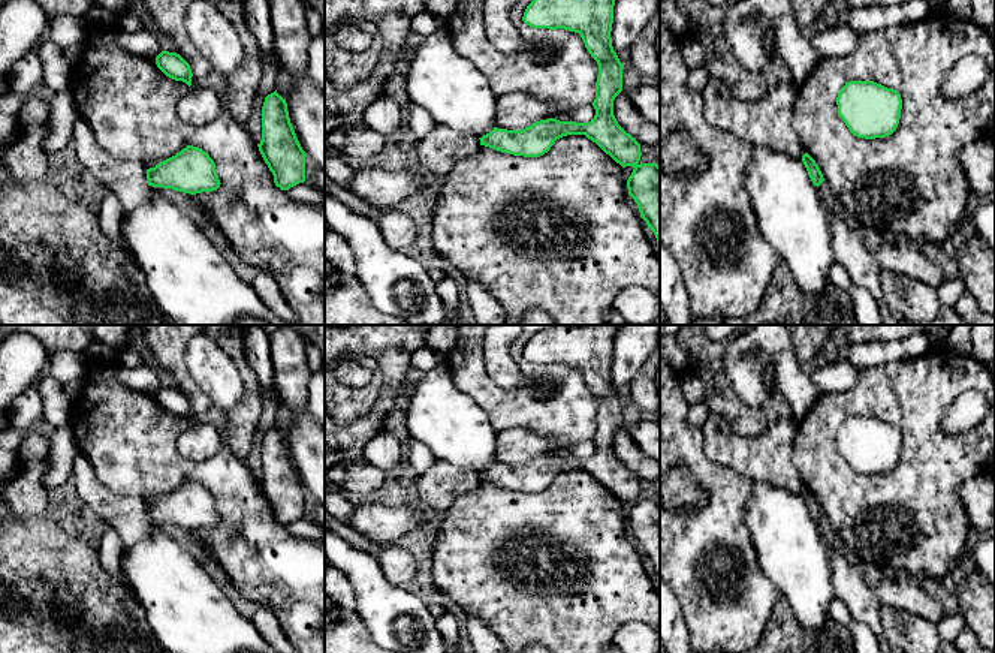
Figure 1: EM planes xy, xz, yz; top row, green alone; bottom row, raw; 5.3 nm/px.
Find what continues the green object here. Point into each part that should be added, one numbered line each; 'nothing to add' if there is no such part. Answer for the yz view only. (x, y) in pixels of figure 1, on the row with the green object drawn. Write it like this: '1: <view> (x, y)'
nothing to add

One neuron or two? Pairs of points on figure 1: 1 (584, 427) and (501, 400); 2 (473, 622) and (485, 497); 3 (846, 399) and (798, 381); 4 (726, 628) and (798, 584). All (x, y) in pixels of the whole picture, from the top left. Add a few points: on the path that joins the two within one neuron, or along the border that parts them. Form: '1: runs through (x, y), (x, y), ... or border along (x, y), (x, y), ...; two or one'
1: runs through (563, 408), (522, 406); one
2: border along (463, 611), (475, 614), (498, 637); two
3: border along (820, 394), (799, 420); two
4: border along (759, 565), (780, 593); two

